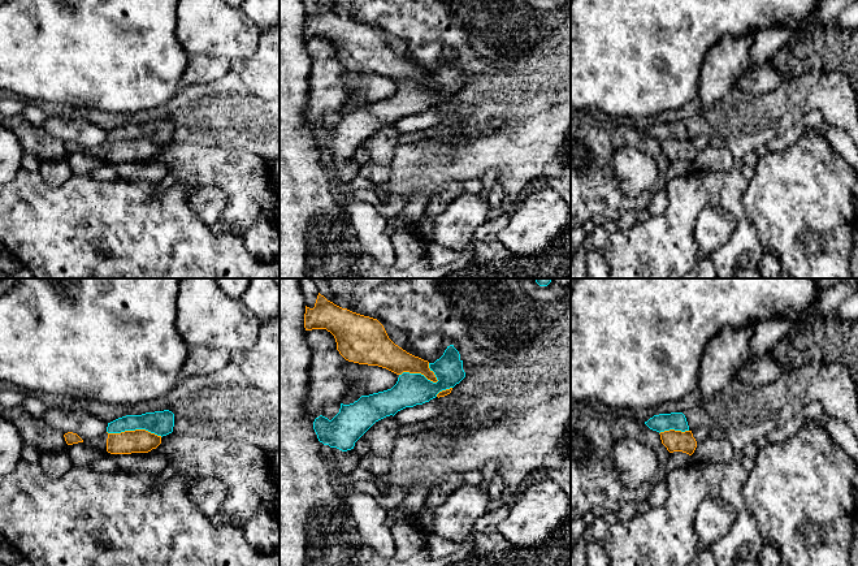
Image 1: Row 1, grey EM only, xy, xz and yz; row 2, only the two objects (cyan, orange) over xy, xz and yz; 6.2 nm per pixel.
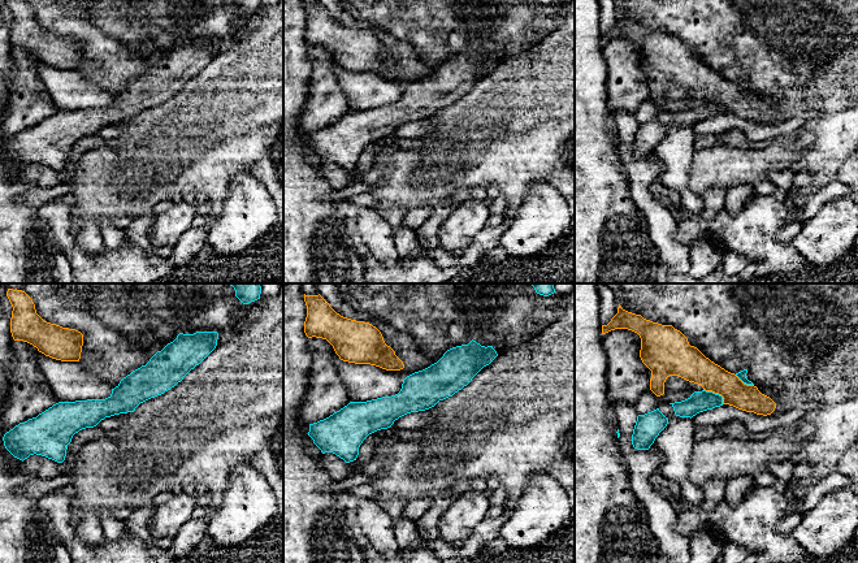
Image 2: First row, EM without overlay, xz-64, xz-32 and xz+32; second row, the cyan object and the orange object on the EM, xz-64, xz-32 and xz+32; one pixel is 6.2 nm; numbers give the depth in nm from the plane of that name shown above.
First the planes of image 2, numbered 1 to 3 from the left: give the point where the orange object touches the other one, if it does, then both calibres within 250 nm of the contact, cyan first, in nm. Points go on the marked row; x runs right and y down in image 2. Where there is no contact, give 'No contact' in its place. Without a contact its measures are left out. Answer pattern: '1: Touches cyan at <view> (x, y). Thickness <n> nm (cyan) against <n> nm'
1: No contact
2: No contact
3: Touches cyan at xz+32 (716, 394). Thickness 130 nm (cyan) against 200 nm

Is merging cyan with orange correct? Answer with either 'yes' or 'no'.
no

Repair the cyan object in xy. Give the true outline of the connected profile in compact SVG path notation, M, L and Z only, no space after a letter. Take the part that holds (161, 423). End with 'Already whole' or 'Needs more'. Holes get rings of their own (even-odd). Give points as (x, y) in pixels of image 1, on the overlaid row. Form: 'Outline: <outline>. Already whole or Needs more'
Outline: M169 410L146 412L142 415L126 415L108 423L108 433L146 429L157 436L166 436L173 432L174 414Z. Already whole

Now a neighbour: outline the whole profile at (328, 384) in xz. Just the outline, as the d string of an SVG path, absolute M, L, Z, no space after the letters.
M326 329L307 330L306 340L311 349L306 409L321 415L328 403L341 403L348 390L348 377L342 371L346 359Z

